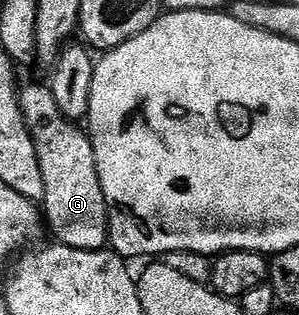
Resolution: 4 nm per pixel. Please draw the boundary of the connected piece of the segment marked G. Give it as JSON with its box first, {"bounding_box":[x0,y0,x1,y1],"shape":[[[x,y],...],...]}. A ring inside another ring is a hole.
{"bounding_box":[18,85,109,250],"shape":[[[47,85],[23,87],[18,95],[30,140],[34,140],[34,152],[38,152],[38,168],[42,168],[42,218],[47,229],[52,229],[59,245],[79,250],[105,249],[109,245],[108,209],[98,180],[92,139],[77,123],[58,112]]]}

